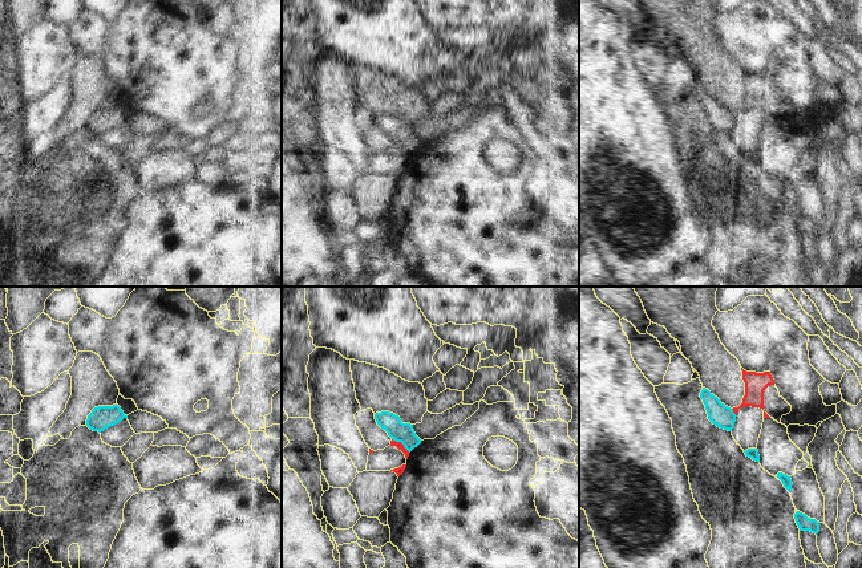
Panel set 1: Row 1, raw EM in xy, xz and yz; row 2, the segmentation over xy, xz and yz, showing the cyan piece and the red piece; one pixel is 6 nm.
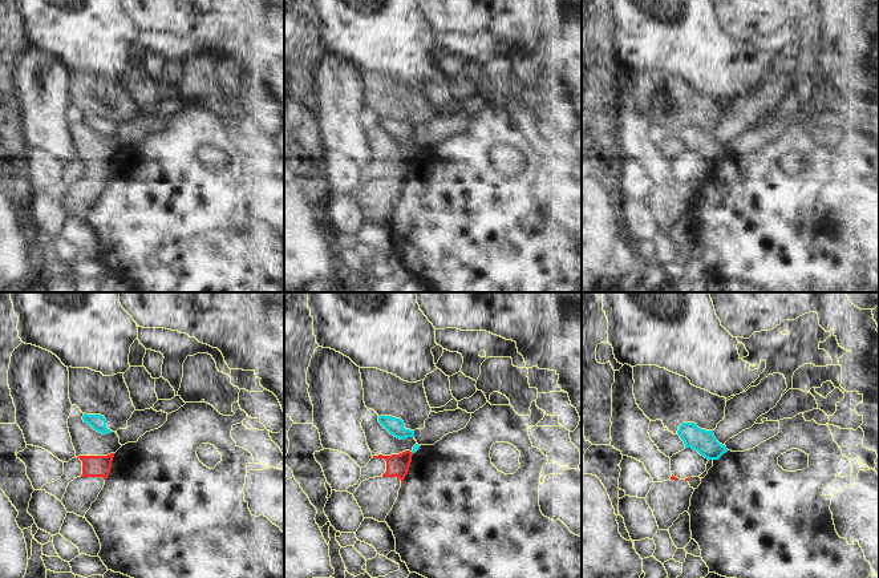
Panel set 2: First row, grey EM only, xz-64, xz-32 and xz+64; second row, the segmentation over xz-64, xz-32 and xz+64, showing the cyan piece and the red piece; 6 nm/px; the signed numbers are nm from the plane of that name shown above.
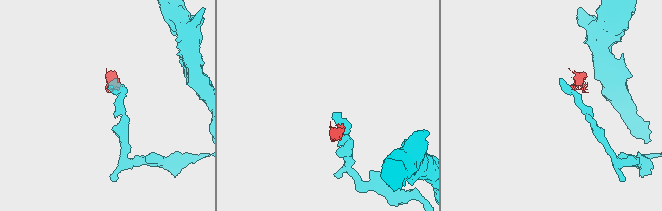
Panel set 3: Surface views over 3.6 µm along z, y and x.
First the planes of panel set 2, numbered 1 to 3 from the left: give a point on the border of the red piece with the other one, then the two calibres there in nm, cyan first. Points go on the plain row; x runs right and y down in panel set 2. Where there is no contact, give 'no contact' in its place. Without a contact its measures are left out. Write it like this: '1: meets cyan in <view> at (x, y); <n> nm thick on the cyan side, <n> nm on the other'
1: no contact
2: no contact
3: no contact

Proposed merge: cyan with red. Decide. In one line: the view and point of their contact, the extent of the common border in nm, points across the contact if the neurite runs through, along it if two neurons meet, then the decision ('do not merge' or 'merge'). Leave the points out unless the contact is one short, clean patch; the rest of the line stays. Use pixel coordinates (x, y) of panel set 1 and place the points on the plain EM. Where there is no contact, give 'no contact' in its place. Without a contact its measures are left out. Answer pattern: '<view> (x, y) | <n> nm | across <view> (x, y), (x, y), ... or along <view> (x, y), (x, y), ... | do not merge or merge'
xz (401, 145) | 140 nm | along xz (392, 141), (409, 154) | do not merge

